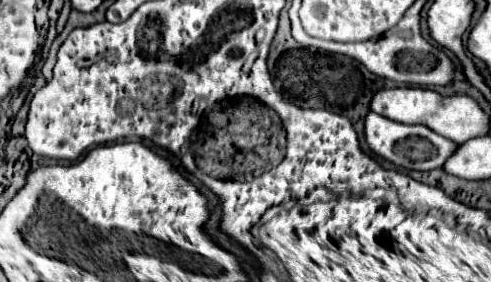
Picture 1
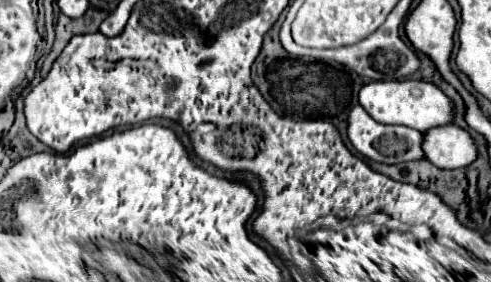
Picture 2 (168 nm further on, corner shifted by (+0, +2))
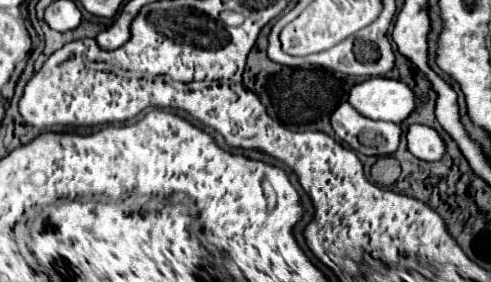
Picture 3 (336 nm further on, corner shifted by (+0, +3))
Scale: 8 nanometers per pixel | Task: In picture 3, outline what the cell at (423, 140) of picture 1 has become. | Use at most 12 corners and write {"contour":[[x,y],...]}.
{"contour":[[331,113],[335,137],[363,155],[389,155],[401,127],[359,115]]}

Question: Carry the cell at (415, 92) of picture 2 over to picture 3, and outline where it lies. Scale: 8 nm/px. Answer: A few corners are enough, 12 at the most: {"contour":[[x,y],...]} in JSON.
{"contour":[[371,77],[347,99],[363,117],[401,123],[415,111],[400,80]]}

